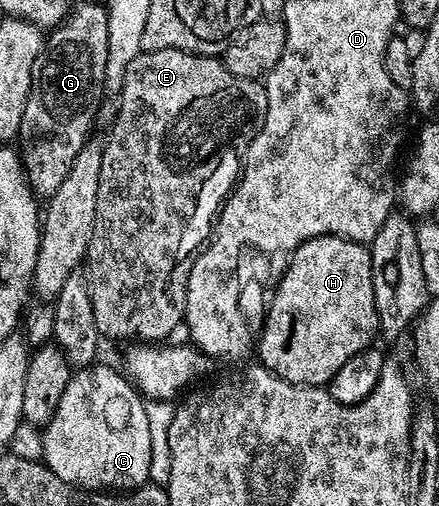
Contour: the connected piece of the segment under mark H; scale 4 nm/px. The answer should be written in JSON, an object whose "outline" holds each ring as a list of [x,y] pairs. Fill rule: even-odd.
{"outline":[[[309,237],[307,242],[300,242],[296,247],[282,273],[283,278],[279,281],[279,290],[276,291],[275,298],[272,301],[270,298],[263,327],[257,338],[257,353],[259,349],[258,364],[294,385],[326,386],[333,379],[333,375],[337,375],[337,371],[341,371],[341,367],[345,367],[345,363],[349,363],[349,359],[353,359],[353,355],[357,355],[361,350],[368,348],[374,342],[371,340],[377,337],[380,332],[377,307],[374,306],[373,267],[371,266],[370,248],[364,242],[351,241],[347,237]]]}

